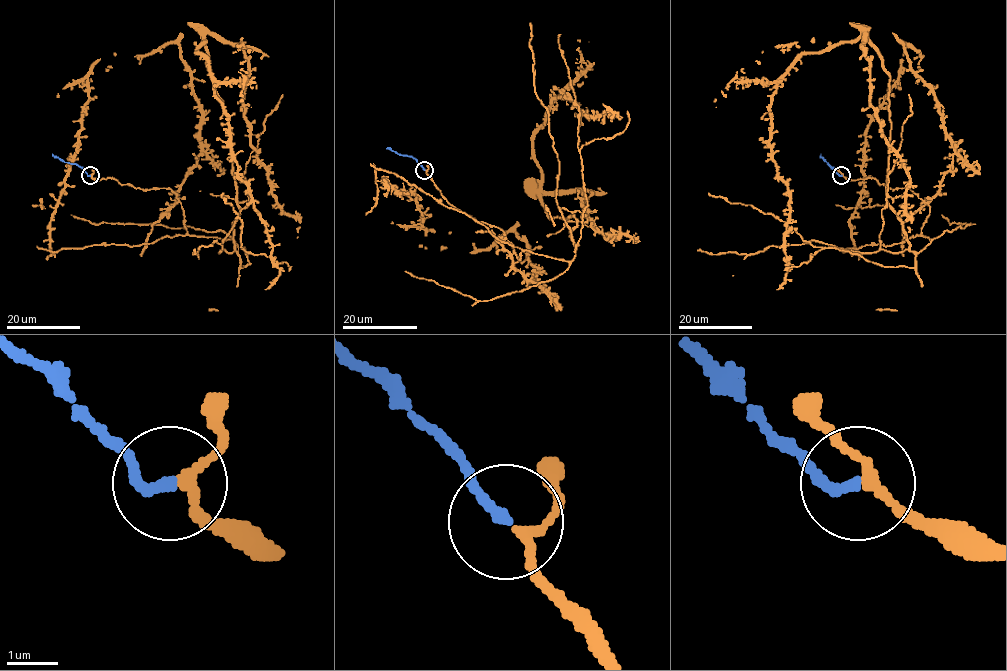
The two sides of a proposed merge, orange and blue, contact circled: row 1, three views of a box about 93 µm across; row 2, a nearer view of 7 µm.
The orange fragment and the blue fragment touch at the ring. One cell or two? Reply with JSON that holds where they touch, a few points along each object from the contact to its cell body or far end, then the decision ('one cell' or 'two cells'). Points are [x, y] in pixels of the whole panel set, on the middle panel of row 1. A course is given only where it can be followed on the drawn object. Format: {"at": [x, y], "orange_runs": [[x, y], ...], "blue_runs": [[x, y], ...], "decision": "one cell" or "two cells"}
{"at": [424, 170], "orange_runs": [[425, 170], [517, 258], [569, 261], [574, 216], [550, 218], [533, 135], [555, 98], [617, 114], [602, 103]], "blue_runs": [[425, 170], [411, 157], [386, 148]], "decision": "one cell"}

